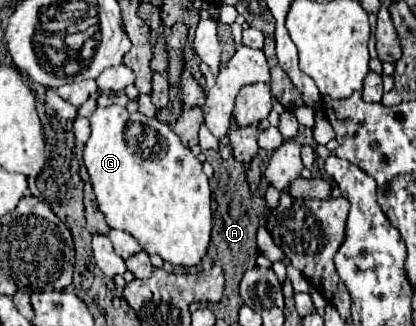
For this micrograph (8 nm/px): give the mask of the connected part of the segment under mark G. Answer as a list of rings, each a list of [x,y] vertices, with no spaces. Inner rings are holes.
[[[111,104],[107,108],[97,108],[91,116],[91,138],[87,140],[85,144],[85,152],[83,152],[83,162],[87,166],[87,172],[91,176],[91,184],[93,184],[93,192],[97,196],[97,204],[99,204],[99,210],[105,214],[105,220],[109,224],[109,228],[115,228],[115,230],[123,230],[123,232],[129,232],[141,246],[147,254],[157,254],[161,256],[165,262],[171,262],[175,266],[197,266],[205,252],[207,252],[207,246],[209,246],[209,238],[211,238],[211,228],[213,228],[213,212],[211,212],[211,190],[209,190],[209,182],[207,182],[207,176],[203,174],[201,170],[201,162],[197,160],[197,156],[185,148],[181,144],[181,138],[163,122],[159,122],[157,118],[147,118],[143,116],[141,112],[135,112],[135,114],[129,114],[123,106],[117,106],[117,104]]]

